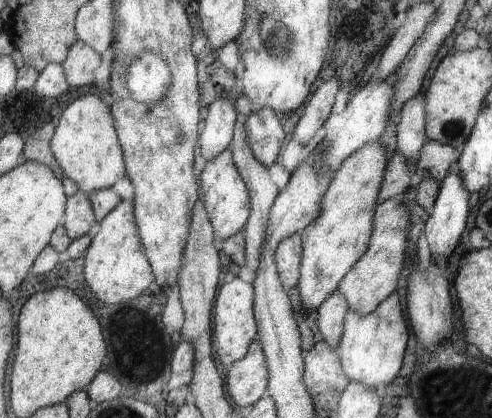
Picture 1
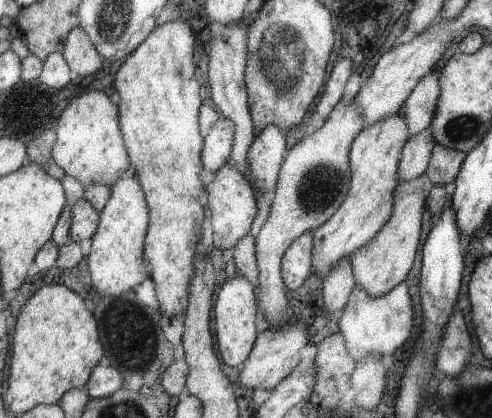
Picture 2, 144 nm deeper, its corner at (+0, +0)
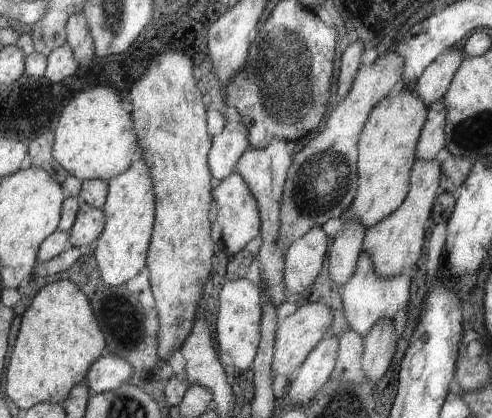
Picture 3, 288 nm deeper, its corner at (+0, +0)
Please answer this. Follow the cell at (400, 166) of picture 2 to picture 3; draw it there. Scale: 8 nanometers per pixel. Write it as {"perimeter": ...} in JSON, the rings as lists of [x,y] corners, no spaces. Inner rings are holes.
{"perimeter":[[[397,88],[389,98],[379,102],[363,132],[359,134],[359,160],[357,160],[357,174],[359,174],[359,190],[355,194],[355,202],[343,210],[343,220],[339,222],[355,222],[363,230],[373,230],[385,218],[391,218],[399,206],[403,206],[403,198],[409,194],[409,180],[415,160],[439,160],[445,152],[445,138],[443,138],[443,122],[445,110],[441,100],[433,102],[425,108],[419,102],[419,96],[413,88],[401,90]]]}

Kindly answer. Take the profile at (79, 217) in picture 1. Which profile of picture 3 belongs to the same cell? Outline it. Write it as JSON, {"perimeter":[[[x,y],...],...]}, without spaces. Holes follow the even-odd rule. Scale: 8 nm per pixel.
{"perimeter":[[[81,202],[77,222],[71,230],[71,246],[79,248],[83,244],[99,242],[99,236],[103,234],[107,226],[107,214],[101,208],[93,208],[87,202]]]}

